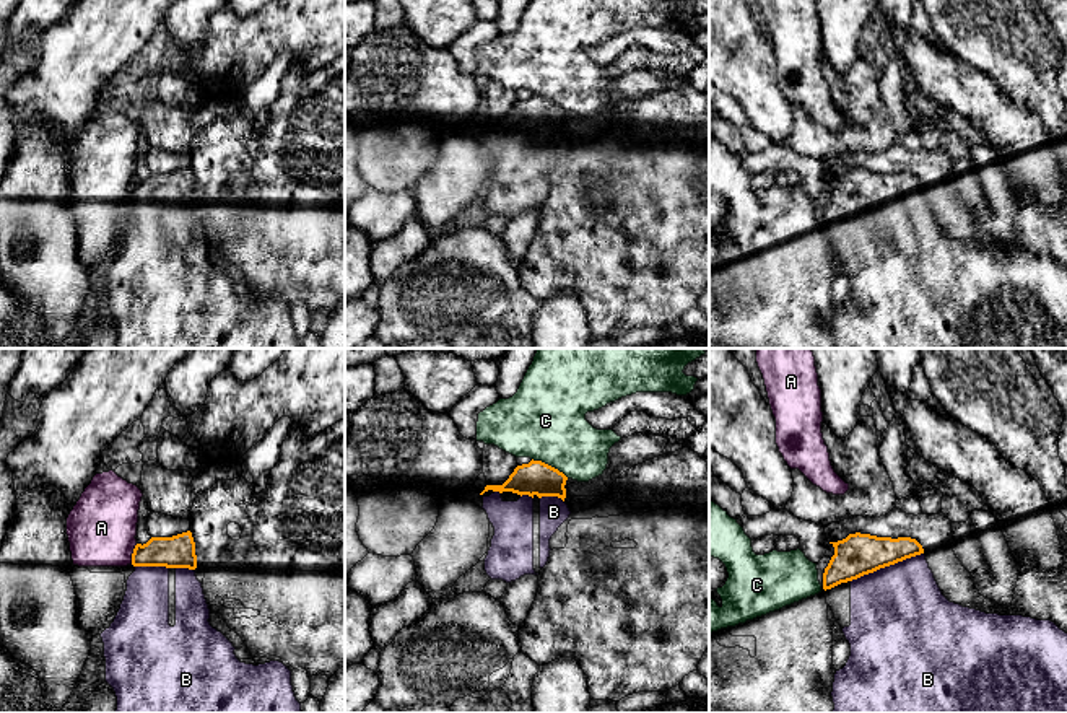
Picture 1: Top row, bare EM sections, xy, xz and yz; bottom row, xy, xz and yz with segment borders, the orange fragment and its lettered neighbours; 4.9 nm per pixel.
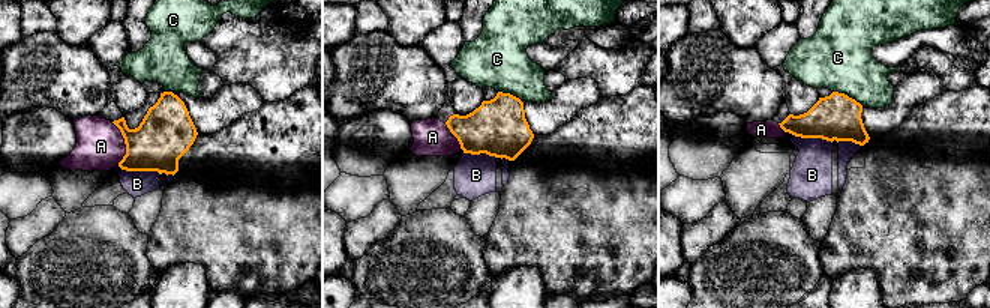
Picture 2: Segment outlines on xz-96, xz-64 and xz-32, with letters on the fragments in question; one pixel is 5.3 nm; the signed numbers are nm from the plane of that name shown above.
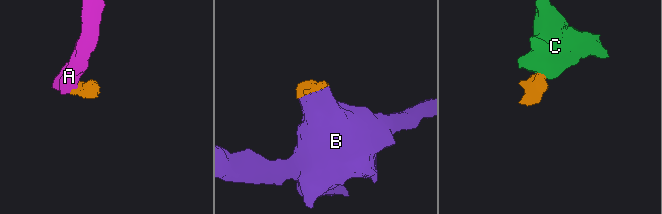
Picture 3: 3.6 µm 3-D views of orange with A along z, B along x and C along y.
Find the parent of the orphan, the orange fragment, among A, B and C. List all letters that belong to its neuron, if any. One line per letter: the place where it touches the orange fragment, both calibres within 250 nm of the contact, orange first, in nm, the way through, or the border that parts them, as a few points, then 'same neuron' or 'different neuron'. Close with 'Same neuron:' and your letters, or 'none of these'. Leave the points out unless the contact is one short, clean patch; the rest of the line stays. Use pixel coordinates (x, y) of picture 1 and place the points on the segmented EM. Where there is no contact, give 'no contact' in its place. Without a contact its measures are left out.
A: xy (132, 554) | 160/340 nm | along xy (137, 544), (130, 564) | different neuron
B: yz (887, 565) | 200/480 nm | same neuron
C: xz (550, 466) | 160/400 nm | along xz (532, 458), (557, 468), (568, 477) | different neuron
Same neuron: B

